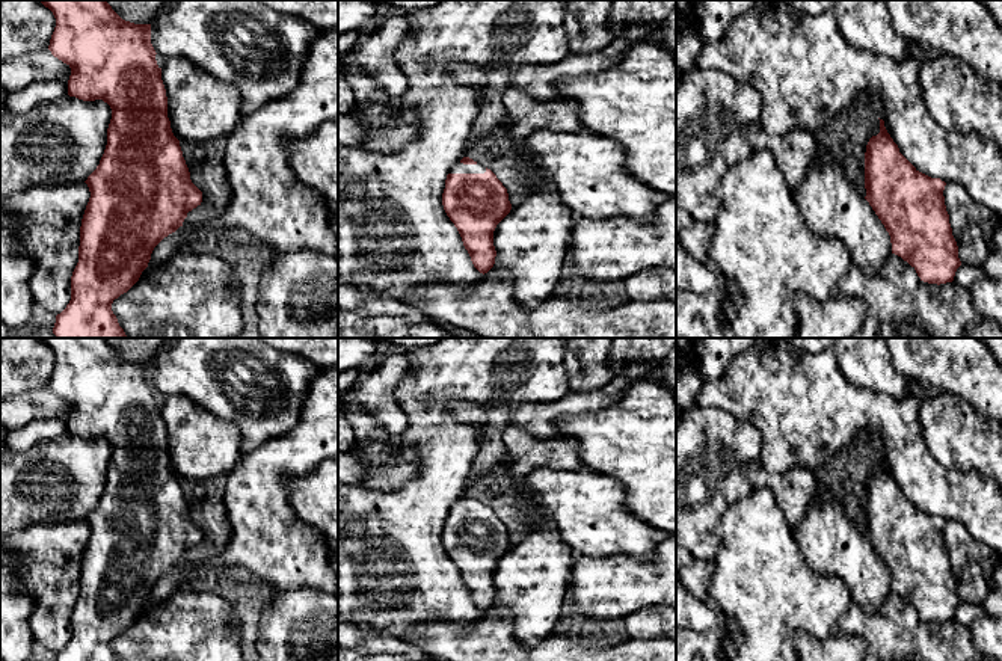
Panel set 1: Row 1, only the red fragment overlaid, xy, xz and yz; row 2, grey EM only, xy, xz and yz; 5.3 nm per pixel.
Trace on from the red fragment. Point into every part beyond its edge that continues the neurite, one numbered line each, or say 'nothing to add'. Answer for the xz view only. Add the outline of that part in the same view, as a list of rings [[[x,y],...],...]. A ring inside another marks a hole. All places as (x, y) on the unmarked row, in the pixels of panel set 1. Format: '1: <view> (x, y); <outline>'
1: xz (459, 506); [[[457,500],[450,512],[484,512],[486,510],[486,506],[480,501],[477,503],[463,503],[460,500]]]

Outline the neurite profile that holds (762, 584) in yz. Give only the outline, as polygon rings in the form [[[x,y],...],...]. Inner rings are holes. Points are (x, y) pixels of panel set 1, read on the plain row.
[[[755,487],[732,504],[718,524],[720,546],[714,560],[709,596],[723,613],[723,652],[727,661],[798,661],[795,656],[795,632],[825,638],[853,605],[850,592],[838,576],[821,575],[810,569],[783,512],[767,487]]]

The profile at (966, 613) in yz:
[[[961,602],[955,610],[954,620],[969,628],[975,619],[984,614],[985,611],[981,605]]]

